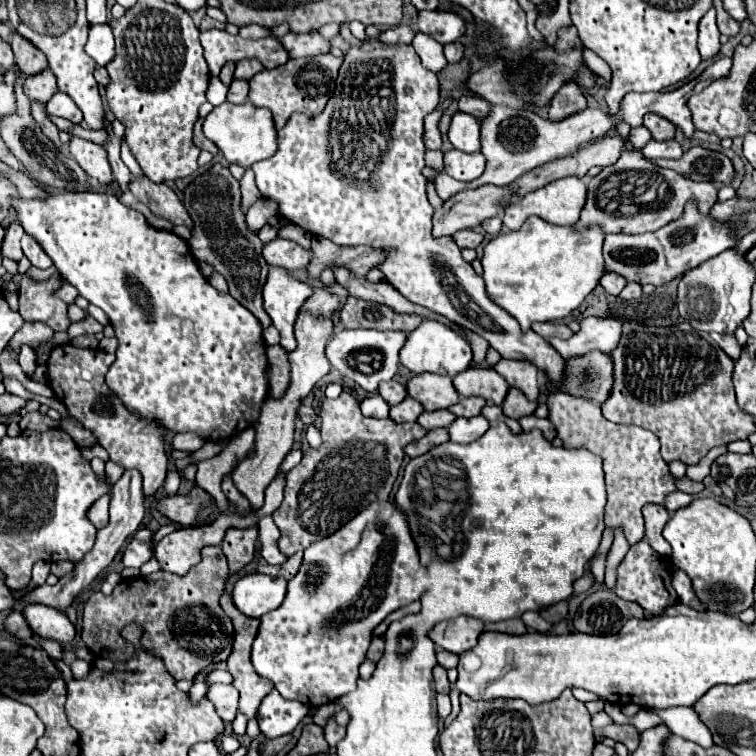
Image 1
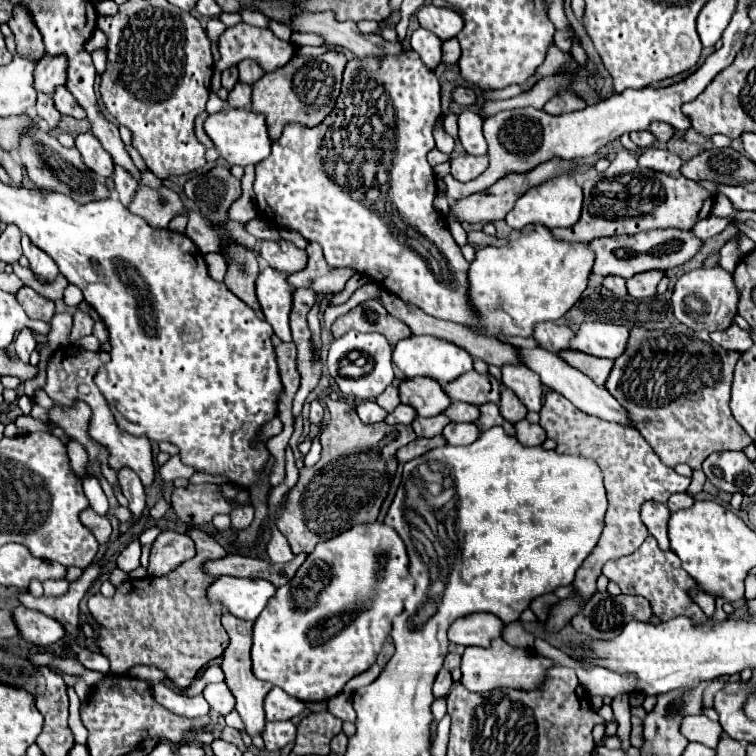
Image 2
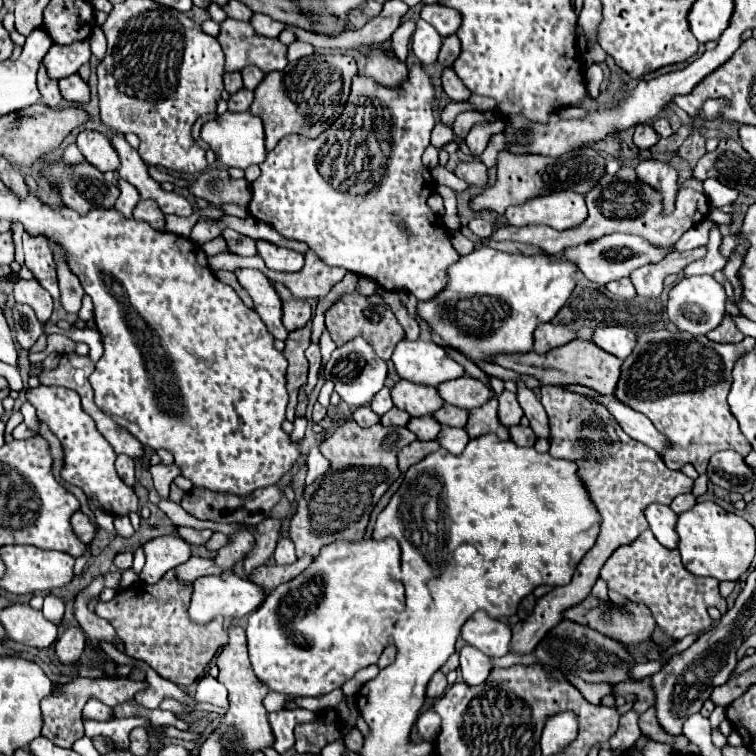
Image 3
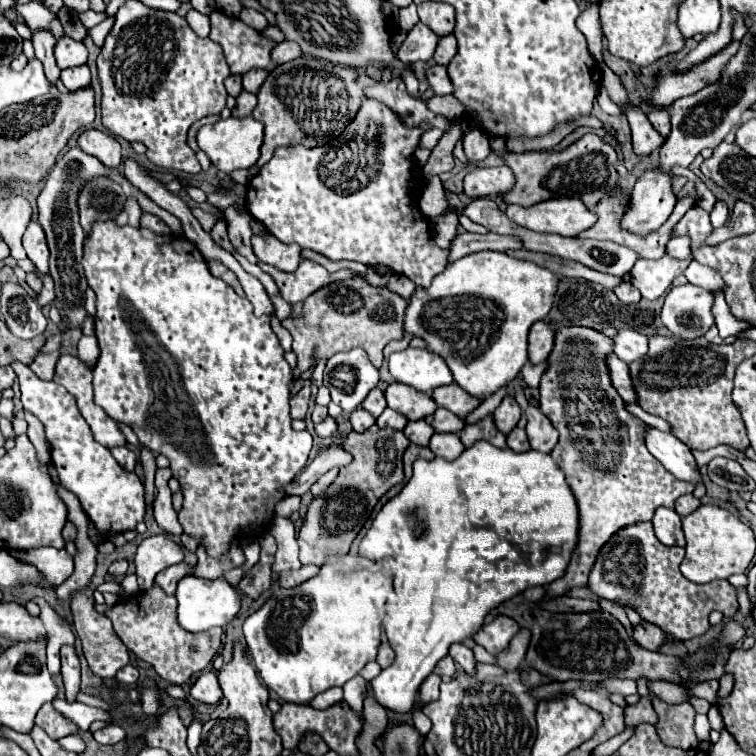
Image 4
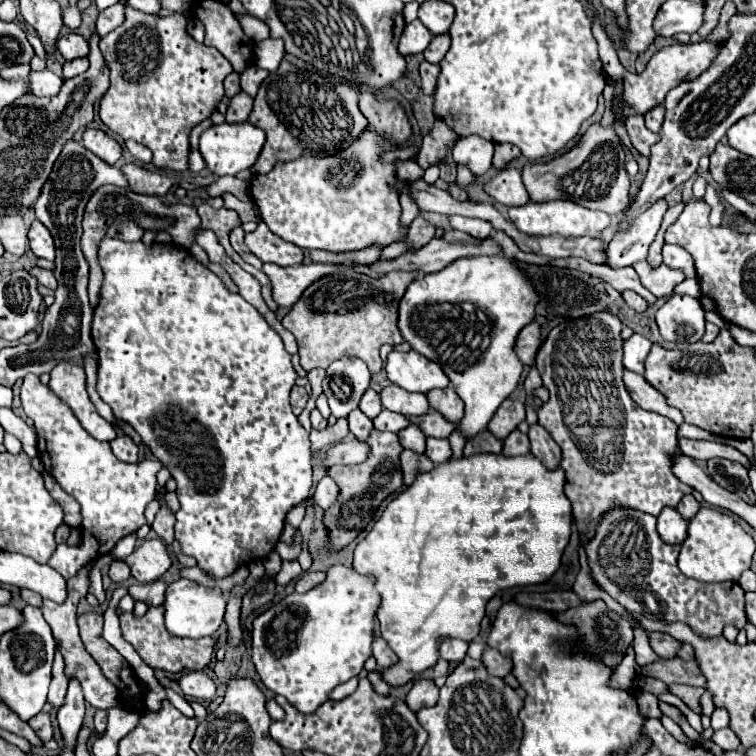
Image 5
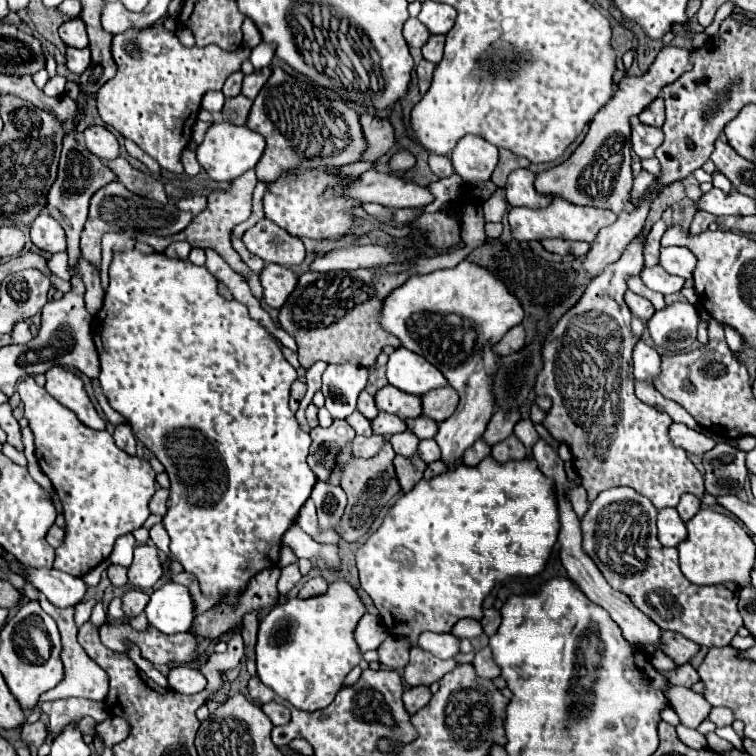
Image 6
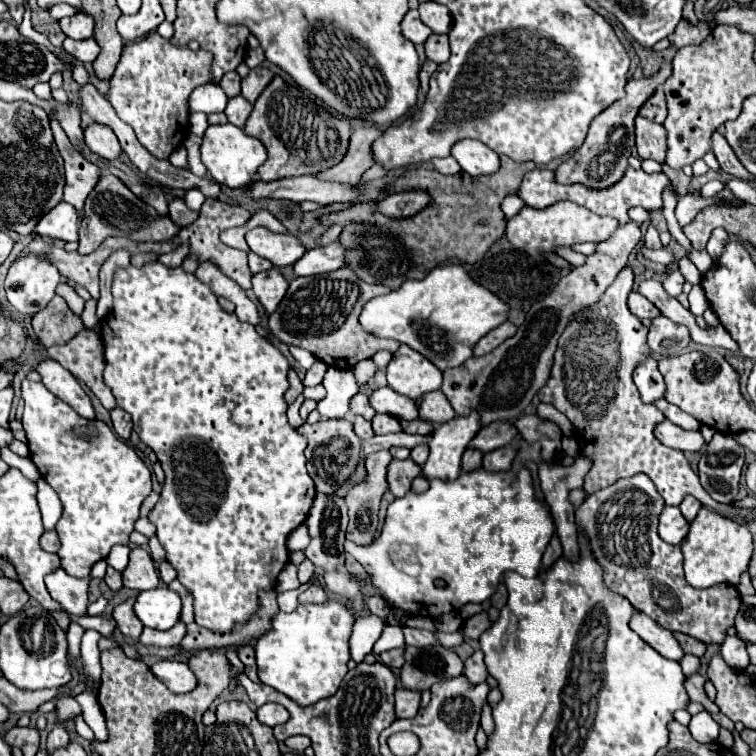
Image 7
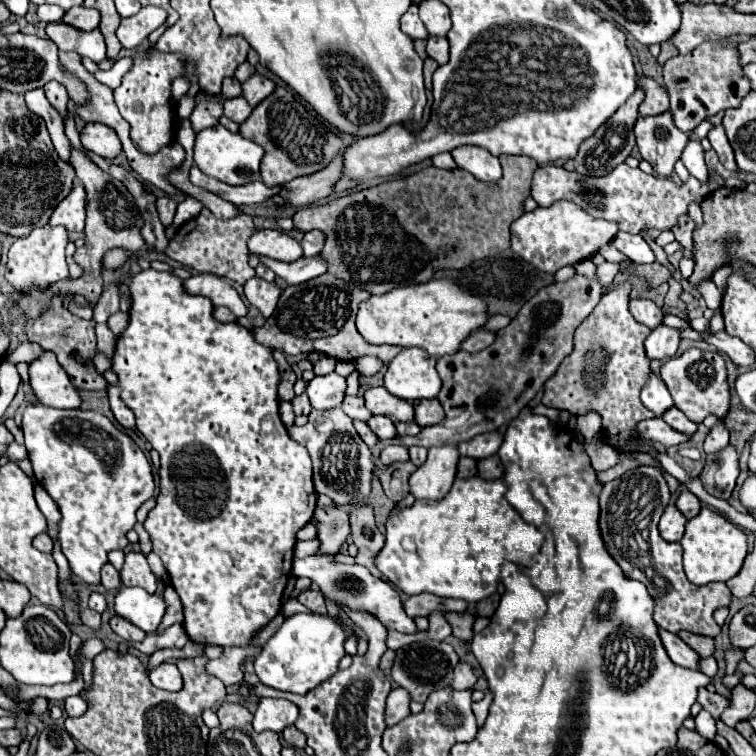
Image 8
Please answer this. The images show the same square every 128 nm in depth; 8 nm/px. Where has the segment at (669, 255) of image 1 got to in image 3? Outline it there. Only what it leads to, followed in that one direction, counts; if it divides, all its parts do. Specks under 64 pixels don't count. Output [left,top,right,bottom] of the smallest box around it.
[564,234,676,284]

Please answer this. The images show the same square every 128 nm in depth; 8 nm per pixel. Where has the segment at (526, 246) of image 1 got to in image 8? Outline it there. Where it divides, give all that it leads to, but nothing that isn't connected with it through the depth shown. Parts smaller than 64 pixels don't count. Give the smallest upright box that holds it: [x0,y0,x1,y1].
[356,278,488,500]

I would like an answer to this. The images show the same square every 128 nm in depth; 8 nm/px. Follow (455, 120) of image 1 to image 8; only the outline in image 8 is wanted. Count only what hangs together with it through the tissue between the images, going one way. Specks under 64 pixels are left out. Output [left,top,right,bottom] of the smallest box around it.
[452,146,502,182]

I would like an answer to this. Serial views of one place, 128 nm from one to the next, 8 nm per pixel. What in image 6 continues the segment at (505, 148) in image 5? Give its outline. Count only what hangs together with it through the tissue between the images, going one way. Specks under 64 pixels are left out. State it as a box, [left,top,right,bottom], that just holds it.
[492,150,530,186]

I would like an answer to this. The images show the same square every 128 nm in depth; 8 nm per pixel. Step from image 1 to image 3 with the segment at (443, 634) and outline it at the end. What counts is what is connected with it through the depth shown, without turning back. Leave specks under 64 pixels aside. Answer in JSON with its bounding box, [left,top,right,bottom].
[460,612,510,657]

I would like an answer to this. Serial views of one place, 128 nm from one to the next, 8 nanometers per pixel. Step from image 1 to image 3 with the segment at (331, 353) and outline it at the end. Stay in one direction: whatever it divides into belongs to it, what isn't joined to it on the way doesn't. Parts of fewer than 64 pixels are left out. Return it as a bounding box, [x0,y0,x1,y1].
[326,338,388,406]

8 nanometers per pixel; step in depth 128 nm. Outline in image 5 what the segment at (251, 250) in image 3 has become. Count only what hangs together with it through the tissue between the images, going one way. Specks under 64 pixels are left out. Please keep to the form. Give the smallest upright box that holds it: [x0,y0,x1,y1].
[230,226,262,268]

